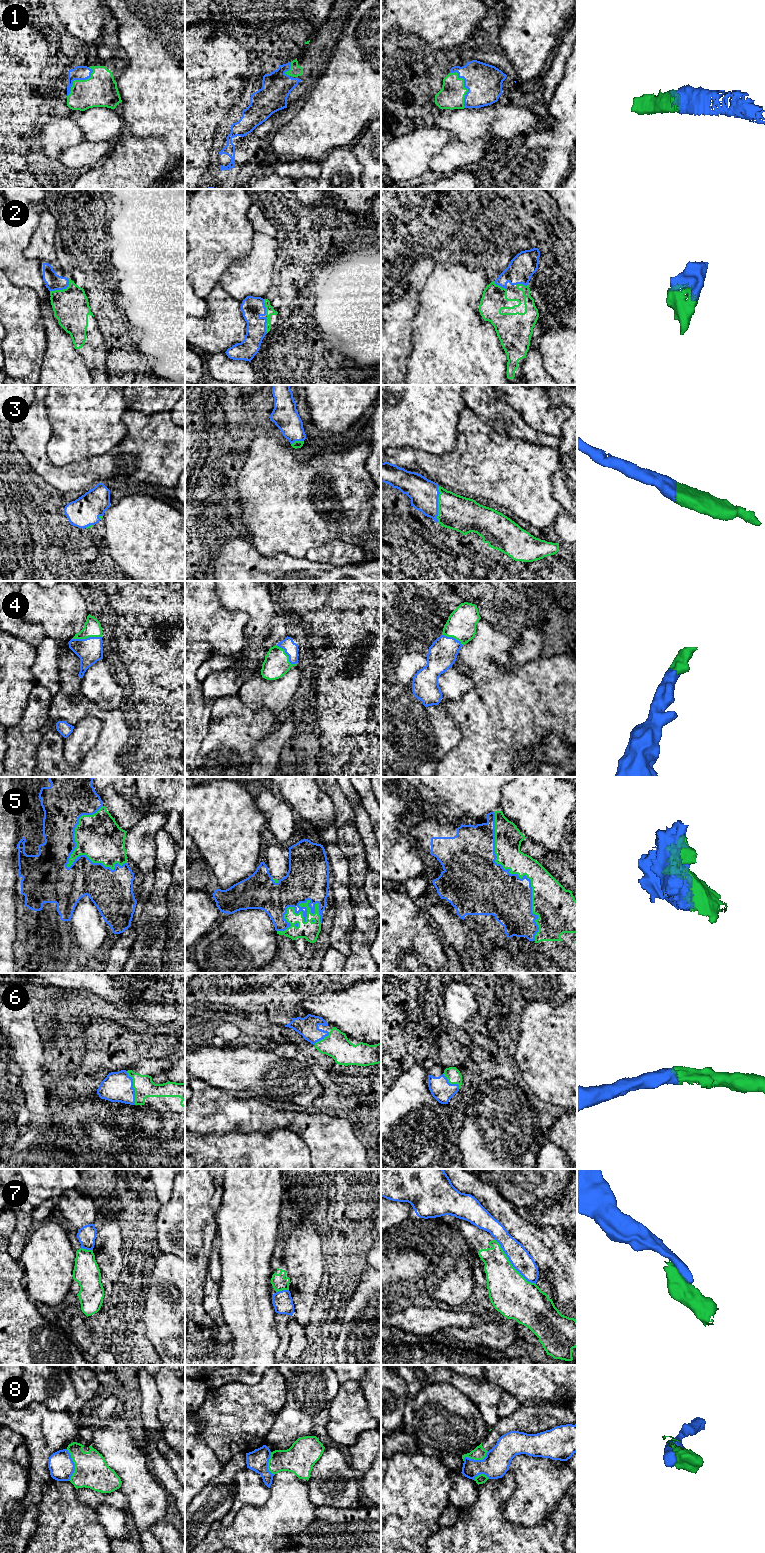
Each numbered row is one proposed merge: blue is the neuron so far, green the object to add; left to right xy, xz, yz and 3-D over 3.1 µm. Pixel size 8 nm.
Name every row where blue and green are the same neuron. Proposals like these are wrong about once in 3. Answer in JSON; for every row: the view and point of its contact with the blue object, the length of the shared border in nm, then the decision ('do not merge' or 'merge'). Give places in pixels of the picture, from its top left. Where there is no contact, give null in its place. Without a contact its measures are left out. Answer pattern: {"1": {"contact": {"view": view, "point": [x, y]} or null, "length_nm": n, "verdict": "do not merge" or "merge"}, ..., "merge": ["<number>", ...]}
{"1": {"contact": {"view": "yz", "point": [464, 86]}, "length_nm": 320, "verdict": "merge"}, "2": {"contact": {"view": "xy", "point": [62, 289]}, "length_nm": 190, "verdict": "merge"}, "3": {"contact": {"view": "yz", "point": [437, 504]}, "length_nm": 280, "verdict": "merge"}, "4": {"contact": {"view": "xy", "point": [86, 638]}, "length_nm": 240, "verdict": "merge"}, "5": {"contact": {"view": "yz", "point": [517, 875]}, "length_nm": 1100, "verdict": "merge"}, "6": {"contact": {"view": "xy", "point": [133, 1088]}, "length_nm": 280, "verdict": "merge"}, "7": {"contact": {"view": "yz", "point": [511, 1263]}, "length_nm": 480, "verdict": "do not merge"}, "8": {"contact": {"view": "xy", "point": [74, 1465]}, "length_nm": 260, "verdict": "do not merge"}, "merge": ["1", "2", "3", "4", "5", "6"]}

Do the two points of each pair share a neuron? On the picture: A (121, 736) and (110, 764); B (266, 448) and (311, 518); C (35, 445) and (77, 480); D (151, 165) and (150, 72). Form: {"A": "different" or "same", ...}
{"A": "same", "B": "same", "C": "same", "D": "same"}

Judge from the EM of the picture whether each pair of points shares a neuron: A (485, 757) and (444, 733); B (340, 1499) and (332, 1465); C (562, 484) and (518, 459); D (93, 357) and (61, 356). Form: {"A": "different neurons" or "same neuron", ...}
{"A": "different neurons", "B": "same neuron", "C": "different neurons", "D": "different neurons"}

